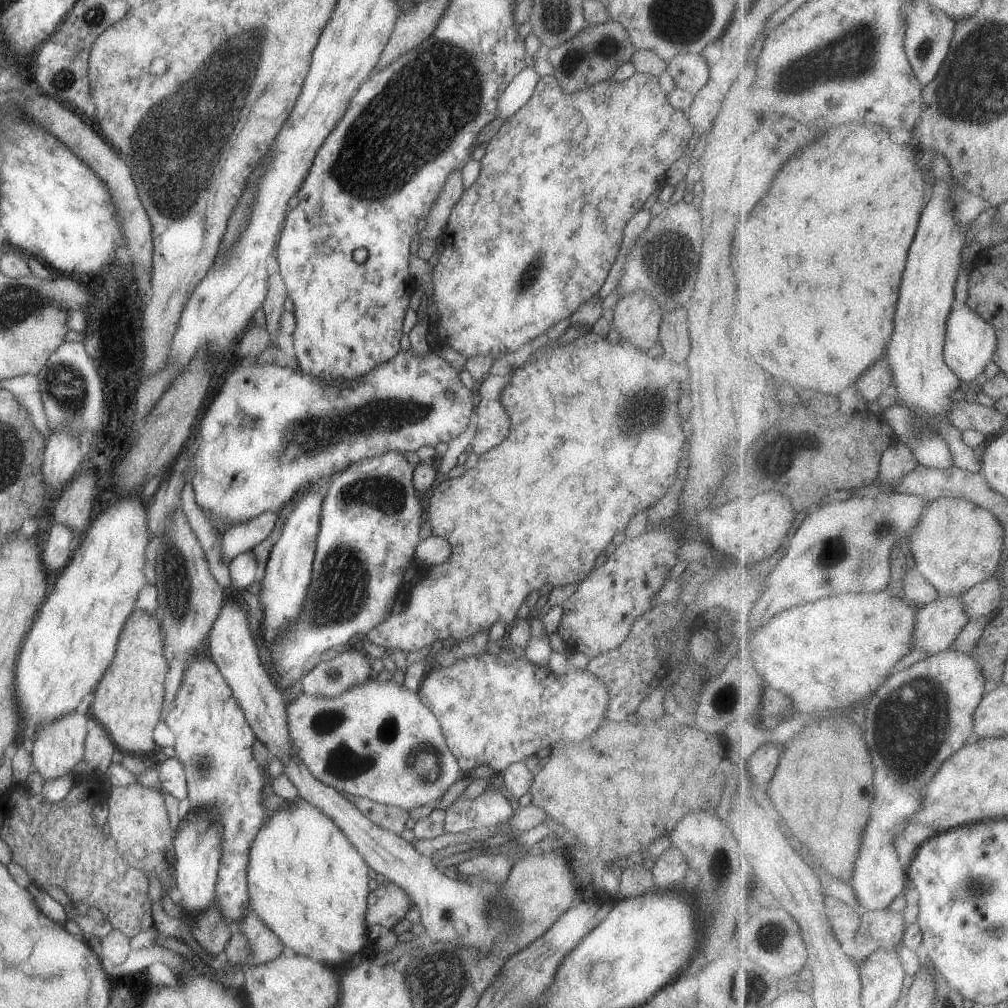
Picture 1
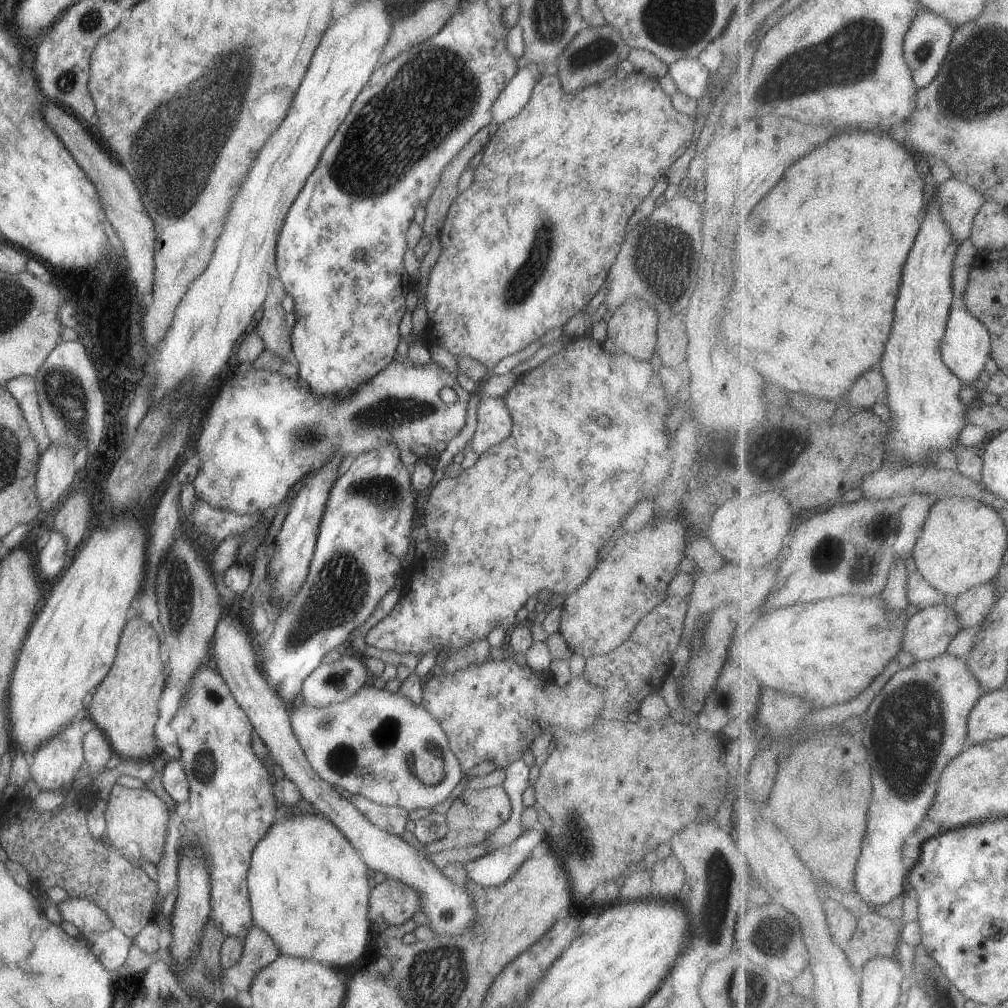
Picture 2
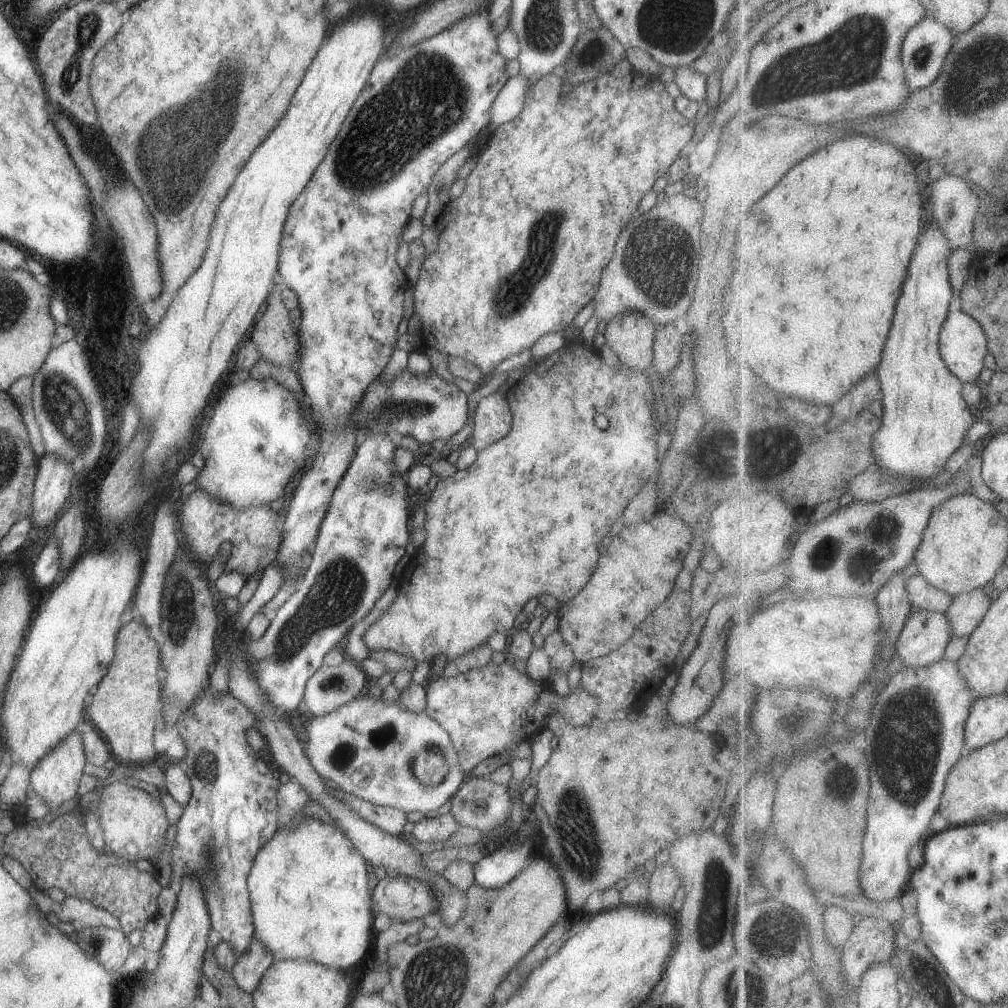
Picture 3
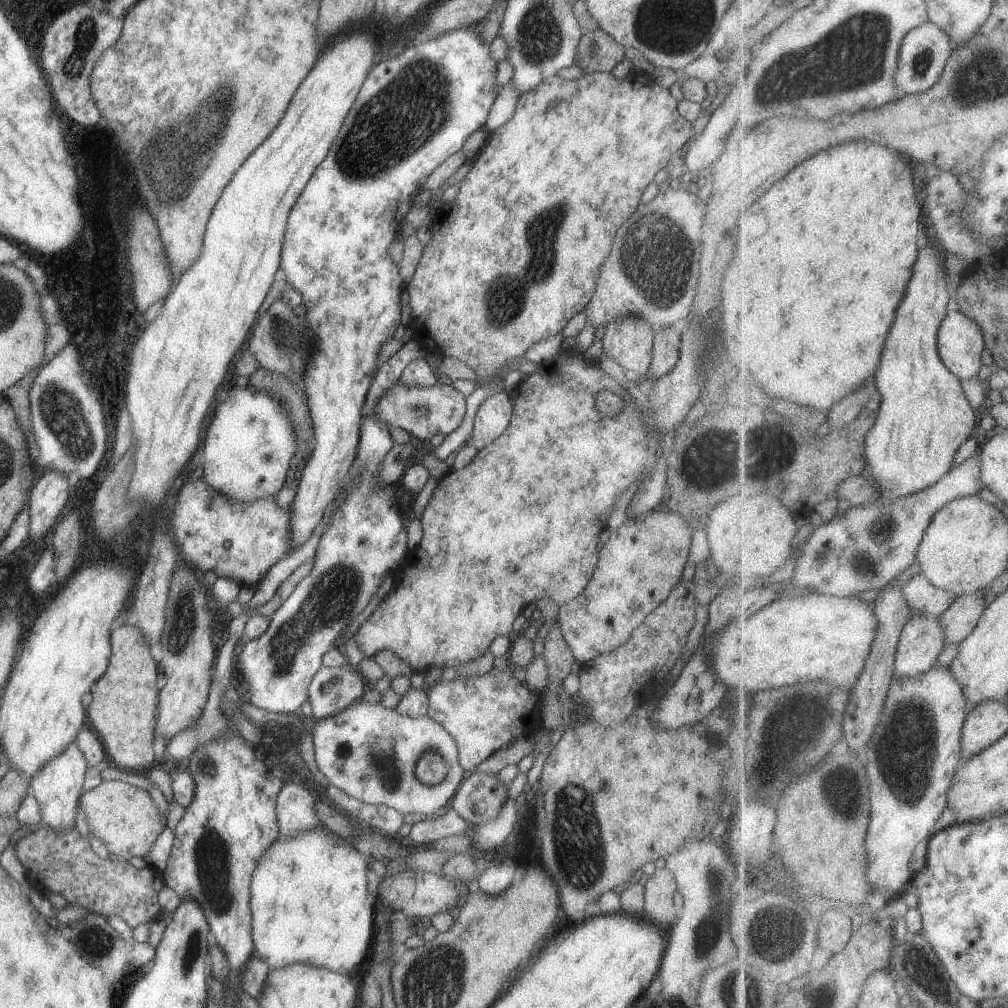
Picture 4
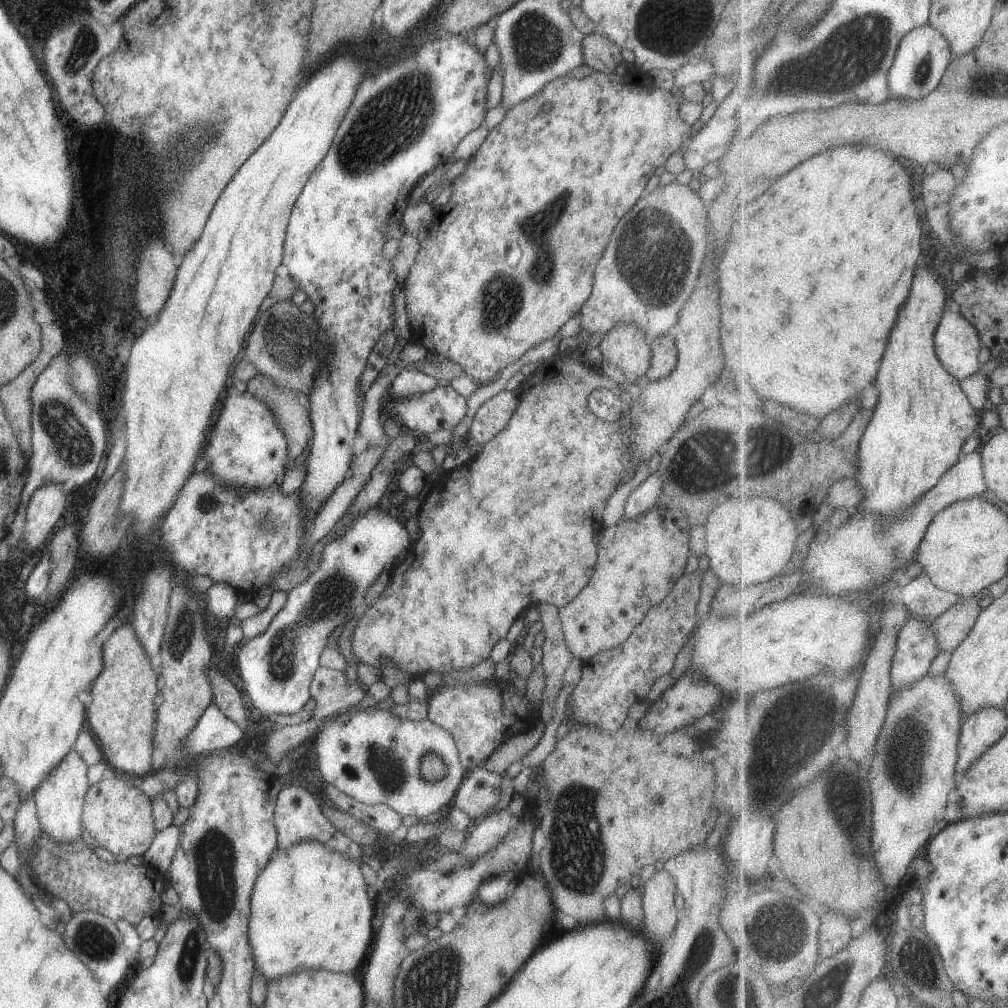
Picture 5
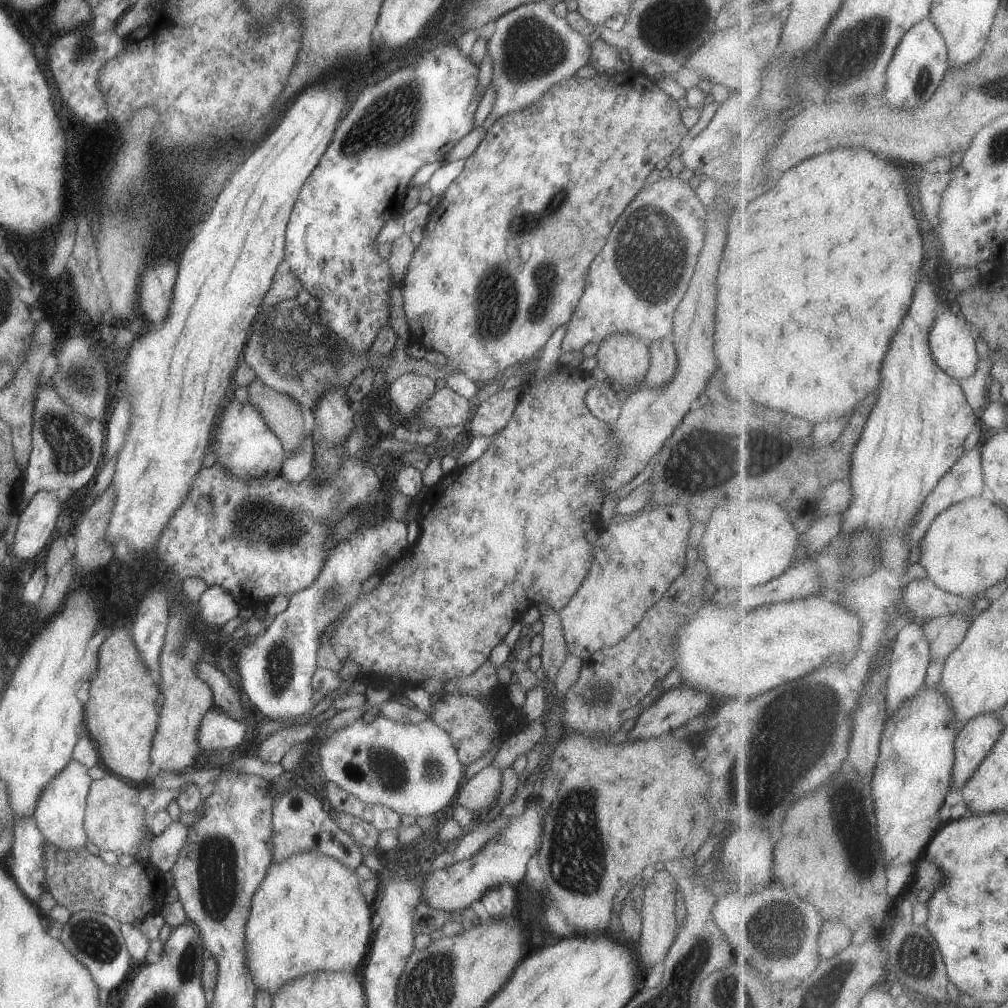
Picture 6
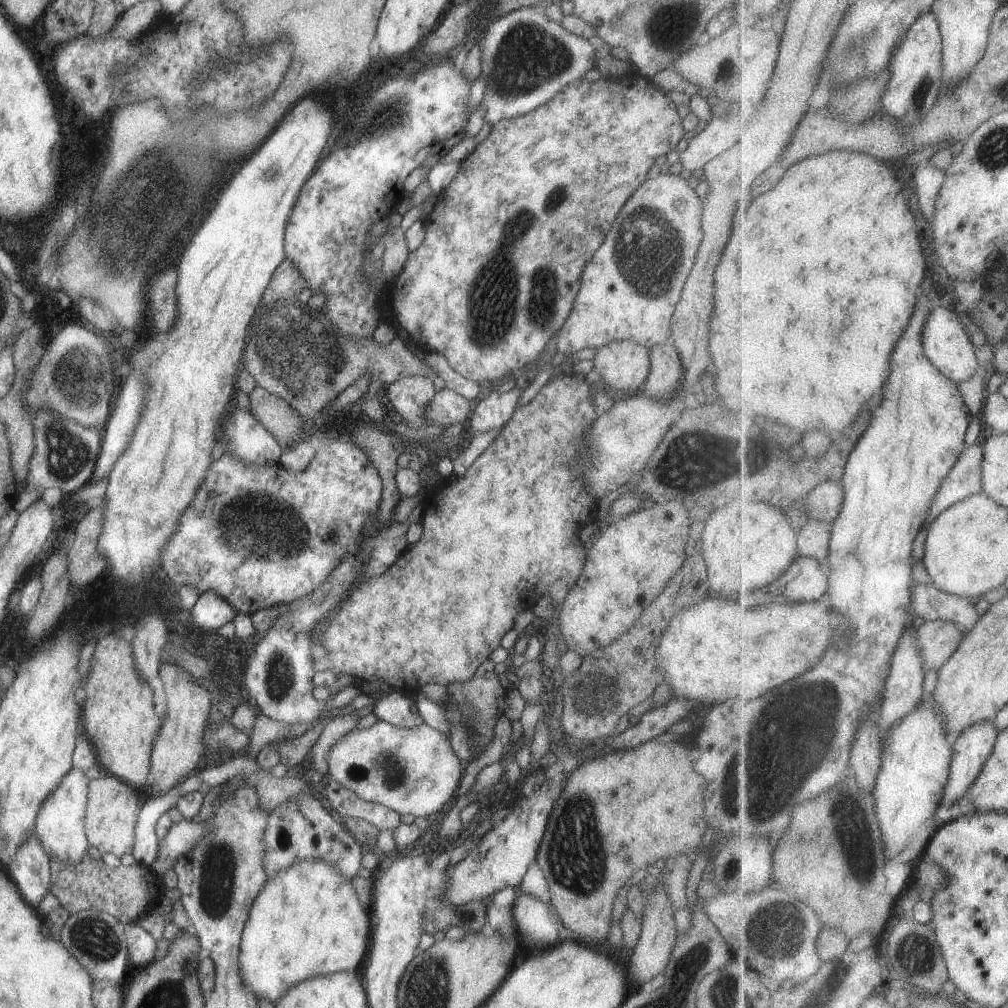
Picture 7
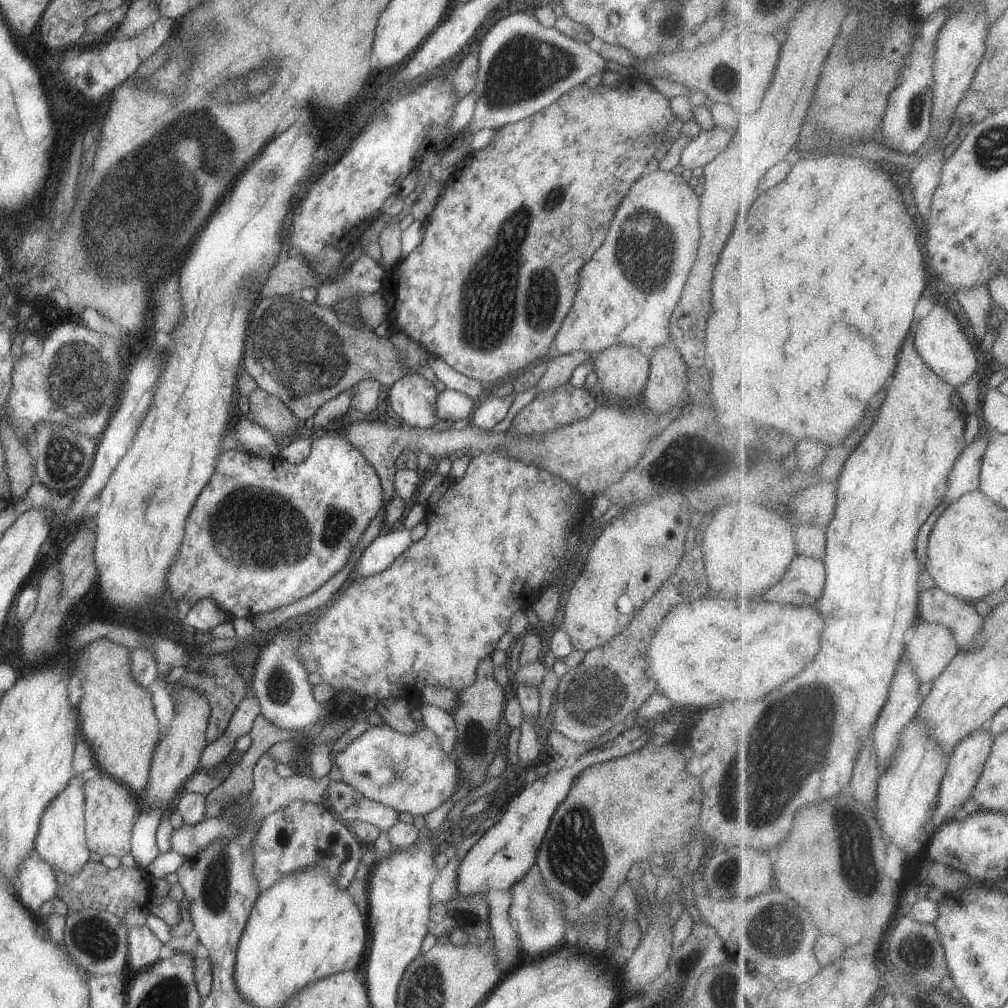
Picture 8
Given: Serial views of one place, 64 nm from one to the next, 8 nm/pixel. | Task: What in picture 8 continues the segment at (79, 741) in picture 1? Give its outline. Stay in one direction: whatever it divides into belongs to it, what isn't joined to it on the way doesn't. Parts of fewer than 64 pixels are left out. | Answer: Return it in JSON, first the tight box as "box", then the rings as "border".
{"box":[35,774,90,874],"border":[[[82,774],[74,775],[46,807],[35,838],[35,849],[53,870],[66,874],[80,872],[88,862],[90,849],[85,835],[85,788]]]}

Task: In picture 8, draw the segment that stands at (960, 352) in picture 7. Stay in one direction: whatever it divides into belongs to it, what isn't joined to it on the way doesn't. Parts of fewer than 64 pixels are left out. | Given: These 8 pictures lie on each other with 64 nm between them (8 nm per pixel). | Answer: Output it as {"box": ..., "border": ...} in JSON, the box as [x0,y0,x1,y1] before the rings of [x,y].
{"box":[915,305,980,388],"border":[[[936,305],[930,314],[918,323],[915,331],[915,343],[930,368],[952,386],[960,388],[978,372],[978,366],[980,366],[978,352],[974,349],[974,344],[968,338],[968,334],[964,332],[964,326],[958,320],[956,313],[948,310],[946,305]]]}

